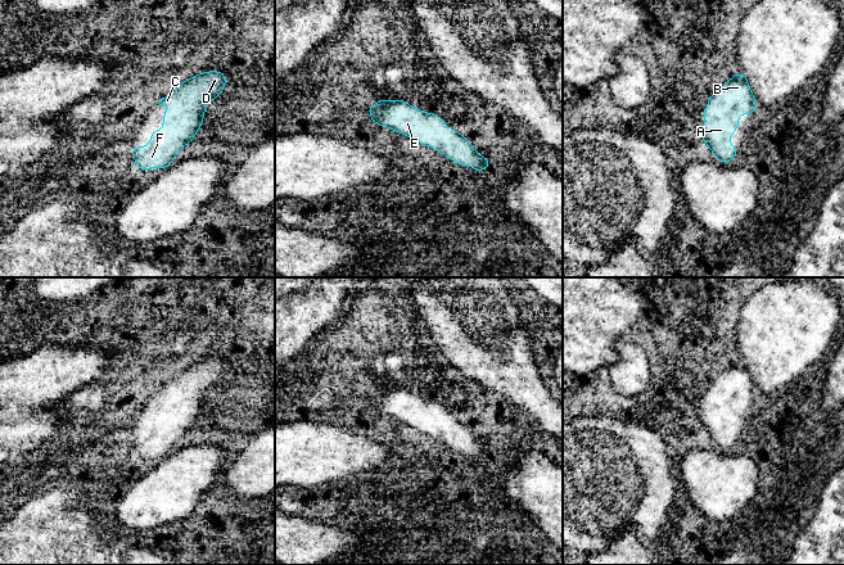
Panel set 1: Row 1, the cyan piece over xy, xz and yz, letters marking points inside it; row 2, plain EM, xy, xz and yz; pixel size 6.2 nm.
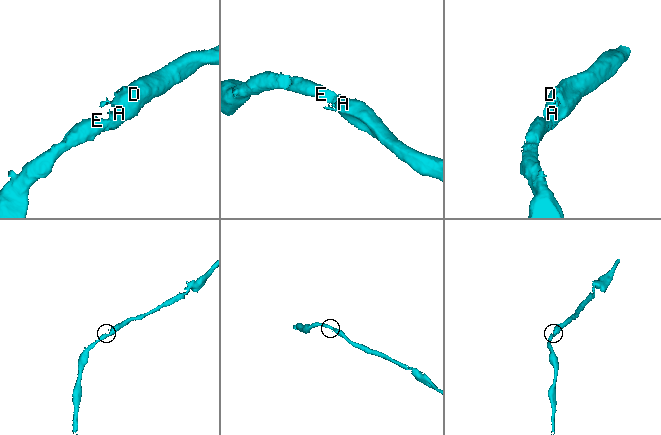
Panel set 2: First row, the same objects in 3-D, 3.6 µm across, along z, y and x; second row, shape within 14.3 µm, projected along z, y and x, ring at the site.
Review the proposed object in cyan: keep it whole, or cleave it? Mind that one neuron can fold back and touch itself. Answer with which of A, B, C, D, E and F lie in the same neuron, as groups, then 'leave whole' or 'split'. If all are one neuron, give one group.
A B C D E F | leave whole

